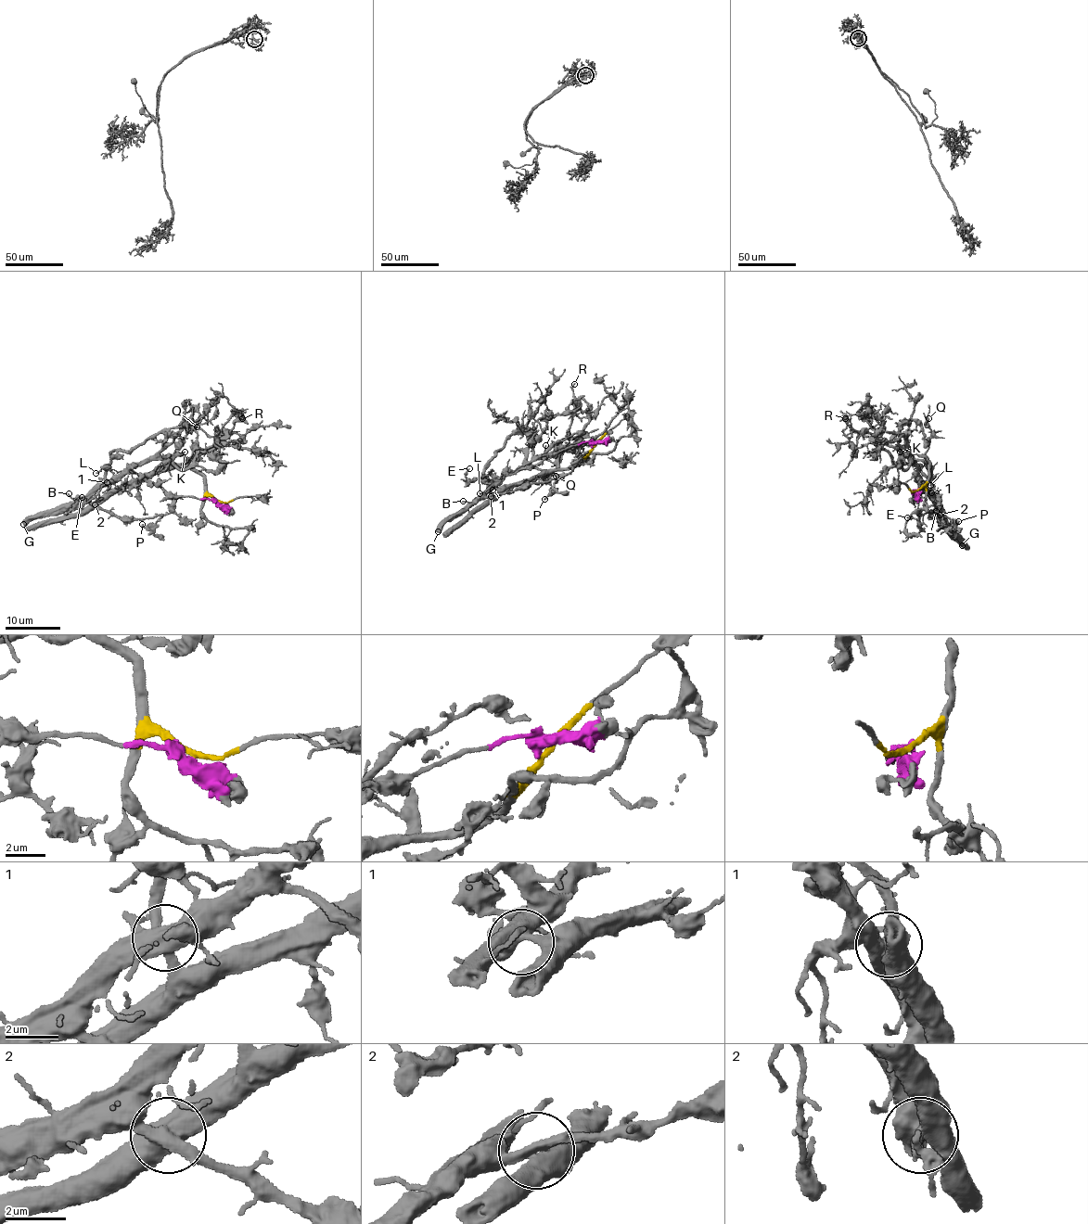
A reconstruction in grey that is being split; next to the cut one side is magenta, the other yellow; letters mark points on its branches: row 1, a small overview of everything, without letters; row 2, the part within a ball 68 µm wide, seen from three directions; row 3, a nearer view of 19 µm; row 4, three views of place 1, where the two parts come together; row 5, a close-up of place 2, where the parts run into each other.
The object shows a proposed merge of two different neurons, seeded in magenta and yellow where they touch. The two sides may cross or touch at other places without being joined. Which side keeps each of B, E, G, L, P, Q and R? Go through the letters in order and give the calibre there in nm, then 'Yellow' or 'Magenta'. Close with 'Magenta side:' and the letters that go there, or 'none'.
B: Thickness 140 nm. Magenta
E: Thickness 170 nm. Magenta
G: Thickness 600 nm. Magenta
L: Thickness 160 nm. Yellow
P: Thickness 160 nm. Magenta
Q: Thickness 170 nm. Yellow
R: Thickness 130 nm. Yellow
Magenta side: B, E, G, P

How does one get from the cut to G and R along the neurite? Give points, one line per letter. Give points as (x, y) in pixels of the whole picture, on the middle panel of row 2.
G: (593, 444), (582, 441), (551, 452), (539, 463), (521, 467), (511, 475), (504, 474), (453, 516), (438, 532)
R: (595, 444), (580, 463), (558, 466), (558, 455), (581, 439), (588, 420), (574, 413), (574, 383)

